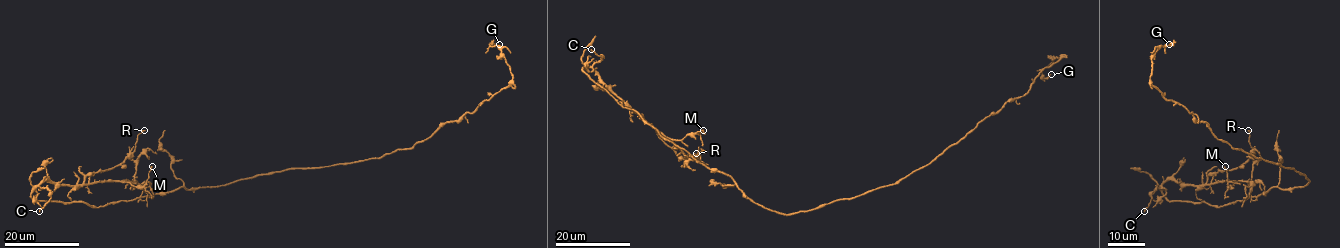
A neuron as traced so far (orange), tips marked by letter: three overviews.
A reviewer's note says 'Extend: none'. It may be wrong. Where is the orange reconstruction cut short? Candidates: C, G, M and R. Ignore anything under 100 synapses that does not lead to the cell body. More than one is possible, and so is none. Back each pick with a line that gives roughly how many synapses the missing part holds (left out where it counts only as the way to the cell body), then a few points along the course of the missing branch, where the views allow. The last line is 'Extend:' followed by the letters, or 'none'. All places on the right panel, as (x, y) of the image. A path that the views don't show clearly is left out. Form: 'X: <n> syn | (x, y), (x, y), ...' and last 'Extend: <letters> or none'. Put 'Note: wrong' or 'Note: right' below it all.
Extend: none
Note: right

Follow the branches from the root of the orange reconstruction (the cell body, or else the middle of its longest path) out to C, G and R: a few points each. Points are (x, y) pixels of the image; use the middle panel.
C: (836, 200), (790, 214), (754, 203), (730, 177), (689, 159), (621, 100), (591, 67), (602, 58), (591, 49)
G: (836, 200), (895, 184), (927, 166), (1024, 96), (1064, 56), (1041, 71), (1044, 78), (1051, 74)
R: (836, 200), (790, 214), (770, 210), (754, 203), (728, 175), (689, 159), (640, 117), (679, 156), (696, 153)

